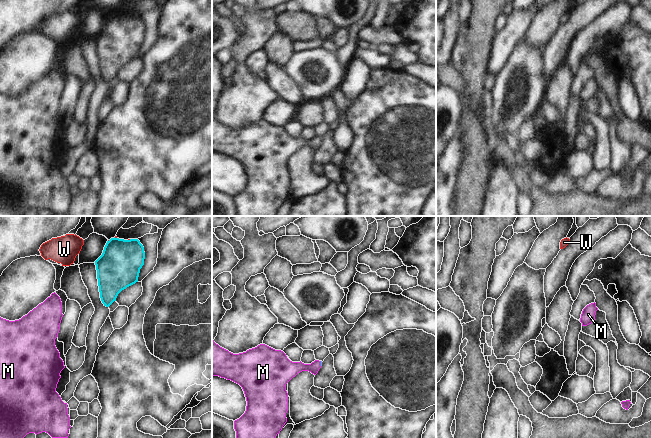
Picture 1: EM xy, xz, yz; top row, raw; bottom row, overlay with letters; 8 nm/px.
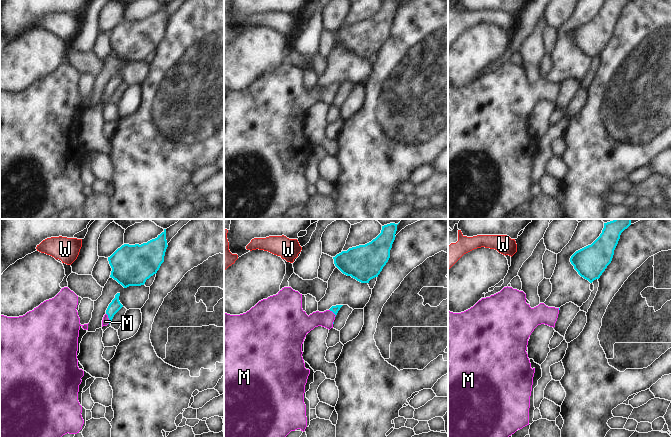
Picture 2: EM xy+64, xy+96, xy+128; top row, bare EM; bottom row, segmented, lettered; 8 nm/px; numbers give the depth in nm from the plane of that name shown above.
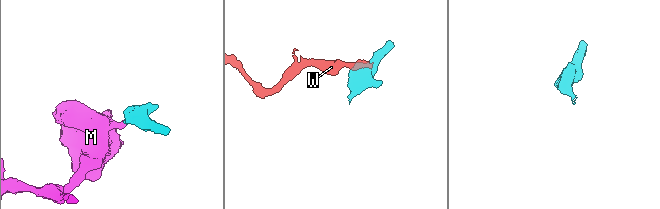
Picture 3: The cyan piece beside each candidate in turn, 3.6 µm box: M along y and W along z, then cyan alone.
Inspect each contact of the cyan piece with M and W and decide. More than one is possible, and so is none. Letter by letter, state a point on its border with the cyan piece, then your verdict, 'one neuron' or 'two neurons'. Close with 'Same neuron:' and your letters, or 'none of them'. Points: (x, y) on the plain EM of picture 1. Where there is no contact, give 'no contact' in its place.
M: xz (321, 139) | one neuron
W: xy (114, 13) | two neurons
Same neuron: M

